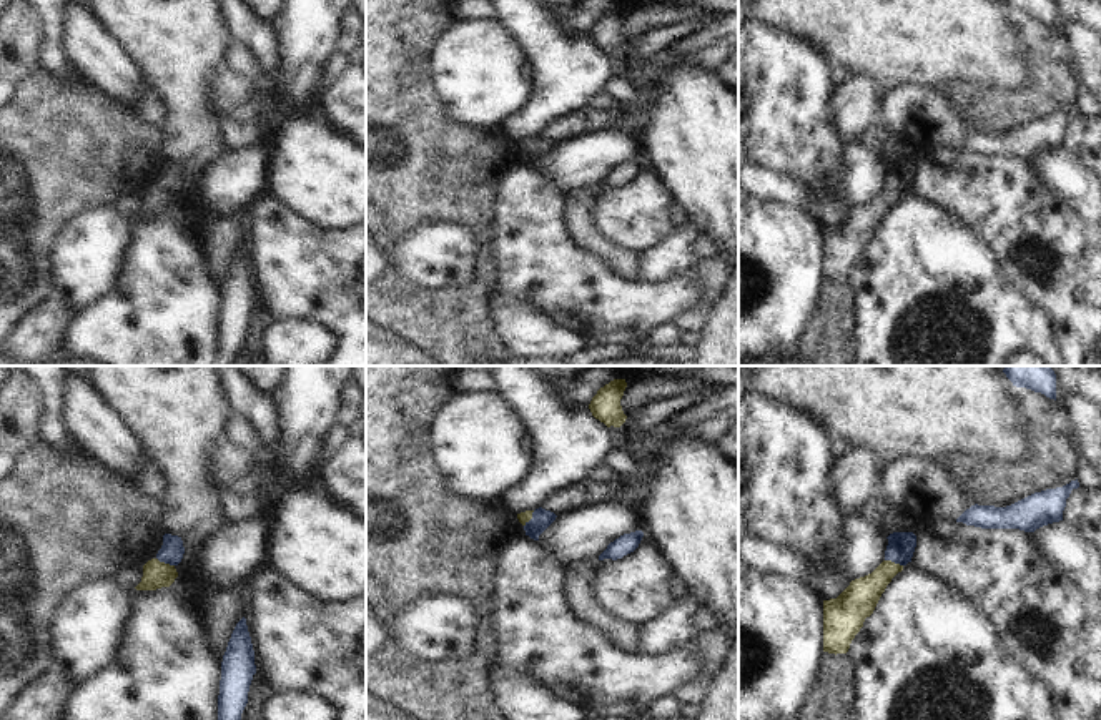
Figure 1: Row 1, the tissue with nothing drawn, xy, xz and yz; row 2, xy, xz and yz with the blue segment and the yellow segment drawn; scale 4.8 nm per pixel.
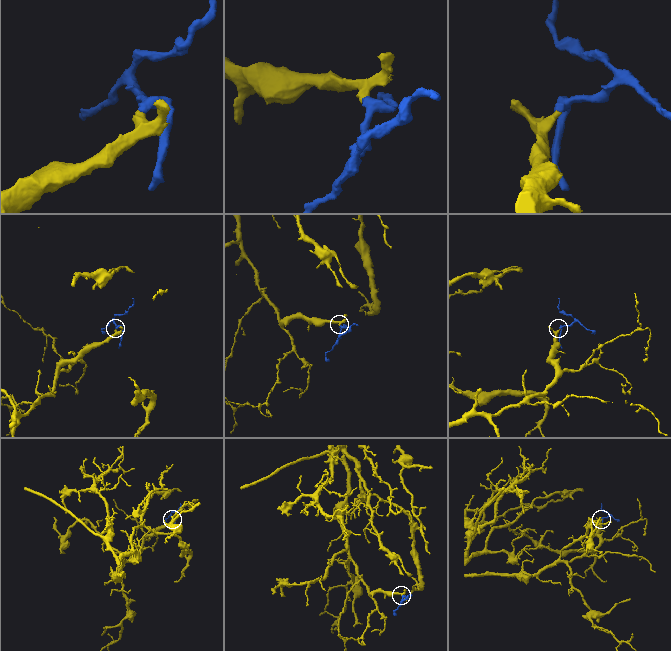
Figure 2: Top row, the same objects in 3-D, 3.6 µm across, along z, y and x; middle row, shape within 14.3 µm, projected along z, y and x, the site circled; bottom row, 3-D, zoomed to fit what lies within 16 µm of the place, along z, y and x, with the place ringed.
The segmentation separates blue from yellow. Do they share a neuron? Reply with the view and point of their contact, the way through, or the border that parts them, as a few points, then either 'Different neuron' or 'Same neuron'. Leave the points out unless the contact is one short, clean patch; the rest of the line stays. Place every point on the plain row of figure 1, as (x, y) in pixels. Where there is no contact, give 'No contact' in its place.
Touches blue at xy (165, 190). Path across: xy (172, 178), (165, 190), (157, 202). Same neuron

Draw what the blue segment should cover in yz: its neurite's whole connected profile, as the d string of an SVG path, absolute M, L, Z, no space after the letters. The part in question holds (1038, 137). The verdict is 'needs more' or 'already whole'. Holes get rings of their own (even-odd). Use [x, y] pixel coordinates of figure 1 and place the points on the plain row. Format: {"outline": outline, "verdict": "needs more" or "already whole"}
{"outline": "M1076 106L1063 115L1034 120L1006 135L975 131L956 150L981 156L1020 156L1034 160L1043 153L1063 148L1066 126L1078 115L1079 110Z", "verdict": "already whole"}

